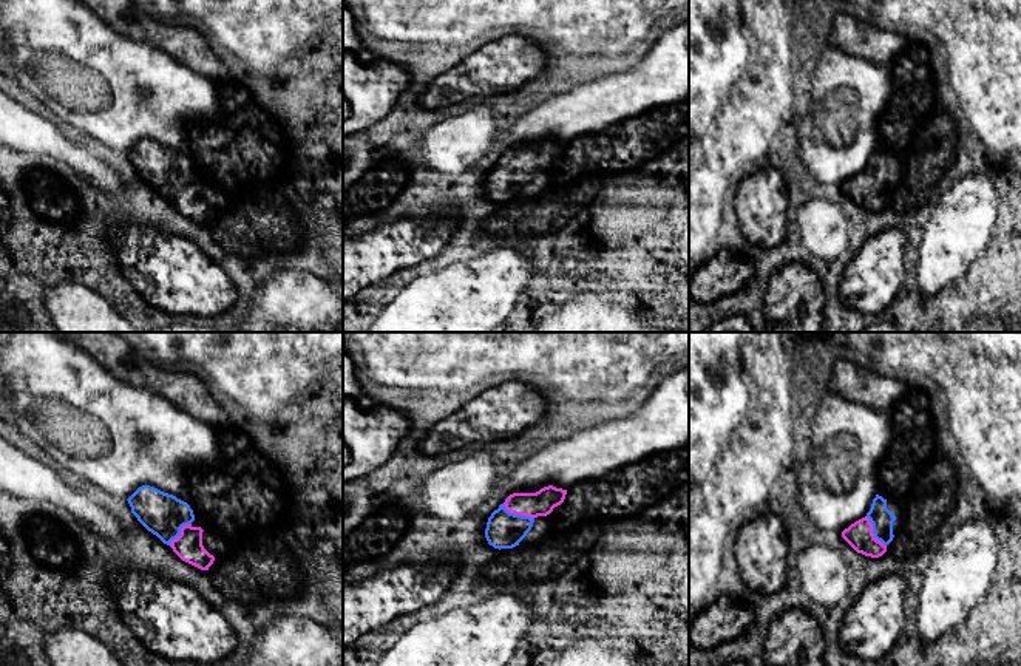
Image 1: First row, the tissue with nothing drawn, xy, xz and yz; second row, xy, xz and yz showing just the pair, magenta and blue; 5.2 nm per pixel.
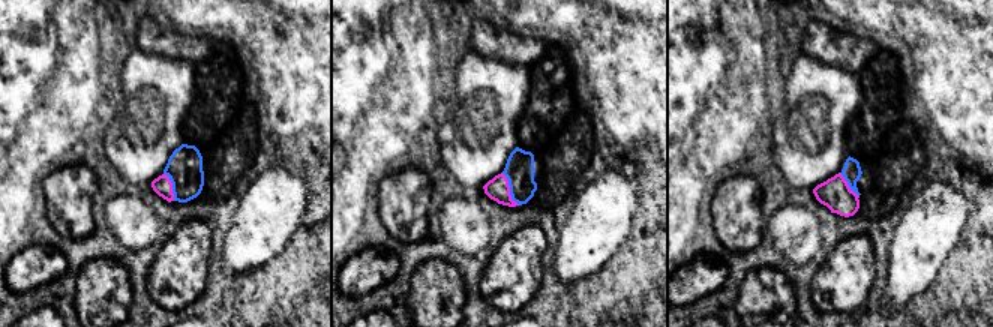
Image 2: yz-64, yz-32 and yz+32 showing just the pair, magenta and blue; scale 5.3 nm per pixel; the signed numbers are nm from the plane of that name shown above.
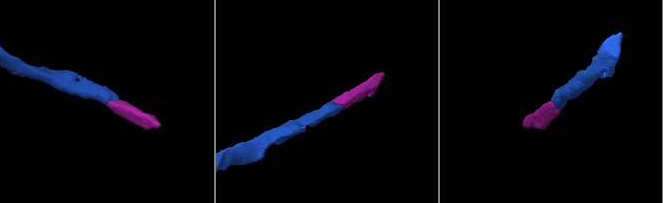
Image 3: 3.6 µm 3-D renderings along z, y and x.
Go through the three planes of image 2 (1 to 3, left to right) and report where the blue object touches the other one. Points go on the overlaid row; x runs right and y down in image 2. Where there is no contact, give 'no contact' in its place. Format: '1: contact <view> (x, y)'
1: contact yz-64 (171, 186)
2: contact yz-32 (509, 189)
3: contact yz+32 (848, 185)

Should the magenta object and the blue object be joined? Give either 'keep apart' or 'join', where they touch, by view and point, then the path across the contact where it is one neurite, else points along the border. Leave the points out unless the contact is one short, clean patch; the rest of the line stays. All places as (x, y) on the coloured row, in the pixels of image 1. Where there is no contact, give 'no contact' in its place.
join; meets magenta in xz at (518, 513); runs through xz (541, 502), (525, 506), (518, 513), (504, 530)

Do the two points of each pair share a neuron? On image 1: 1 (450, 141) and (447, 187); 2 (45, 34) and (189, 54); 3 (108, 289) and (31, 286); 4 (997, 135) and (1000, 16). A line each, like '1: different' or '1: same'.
1: different
2: different
3: same
4: same

